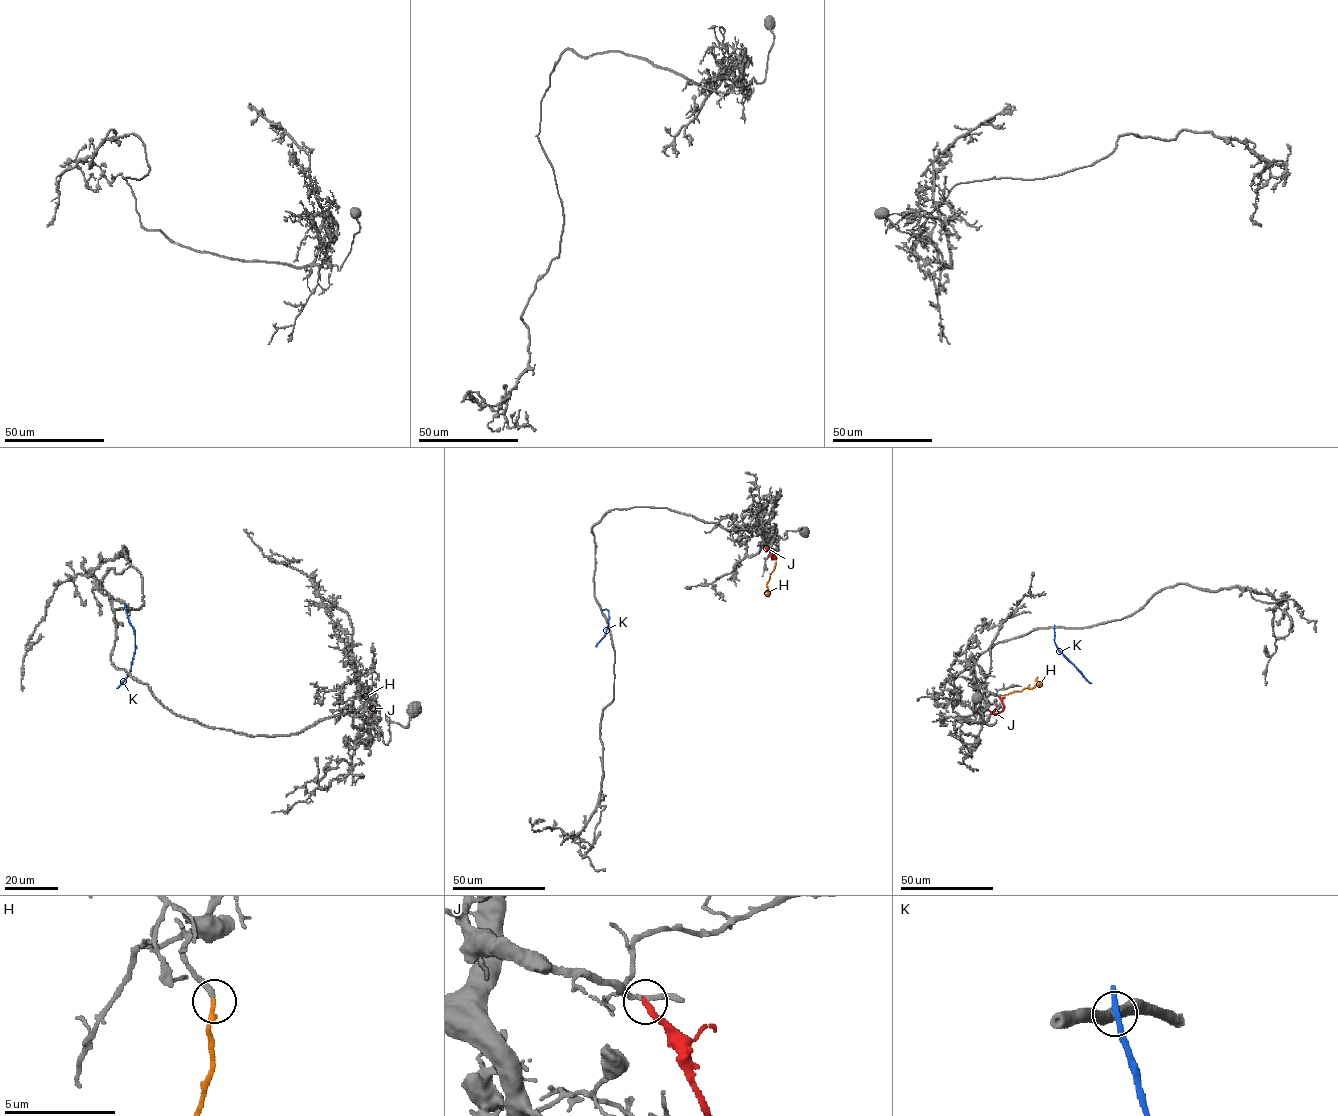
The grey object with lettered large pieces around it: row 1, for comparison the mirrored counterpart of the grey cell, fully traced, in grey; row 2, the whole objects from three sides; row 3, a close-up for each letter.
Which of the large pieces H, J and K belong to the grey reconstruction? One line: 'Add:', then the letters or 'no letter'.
Add: H

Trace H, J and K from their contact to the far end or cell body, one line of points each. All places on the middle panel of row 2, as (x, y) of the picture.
H: (776, 557), (767, 584), (768, 593), (764, 592)
J: (773, 553), (772, 558), (771, 548), (761, 543)
K: (601, 609), (608, 610), (609, 621), (606, 634), (596, 647)

